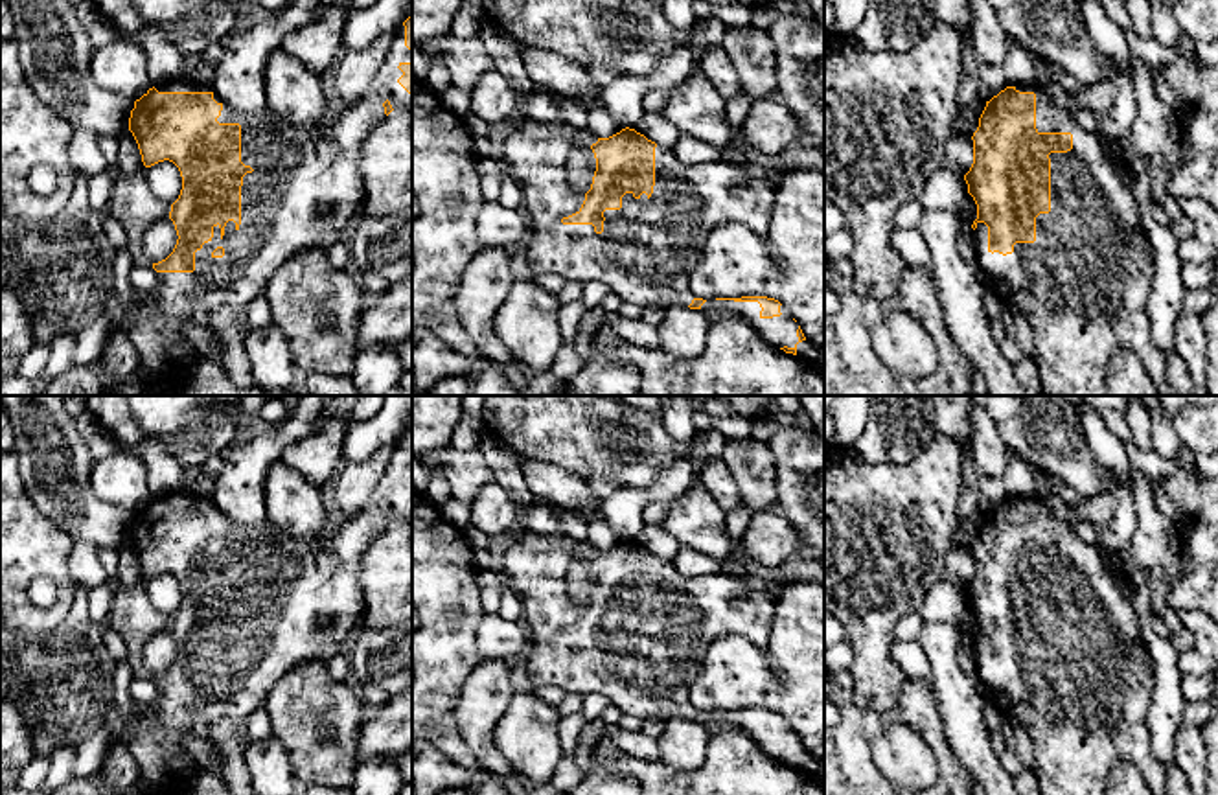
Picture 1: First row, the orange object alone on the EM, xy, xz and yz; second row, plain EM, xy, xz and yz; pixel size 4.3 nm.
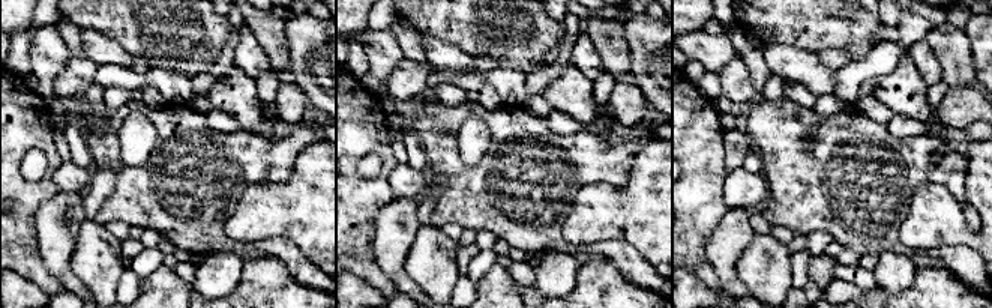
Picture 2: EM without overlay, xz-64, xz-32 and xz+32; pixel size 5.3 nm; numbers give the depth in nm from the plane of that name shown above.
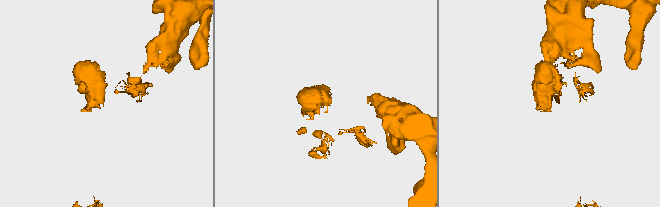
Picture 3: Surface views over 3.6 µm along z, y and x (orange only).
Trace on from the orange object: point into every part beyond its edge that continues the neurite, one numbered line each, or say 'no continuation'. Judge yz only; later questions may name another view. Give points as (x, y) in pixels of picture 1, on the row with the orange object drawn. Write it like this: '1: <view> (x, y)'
1: yz (1084, 282)

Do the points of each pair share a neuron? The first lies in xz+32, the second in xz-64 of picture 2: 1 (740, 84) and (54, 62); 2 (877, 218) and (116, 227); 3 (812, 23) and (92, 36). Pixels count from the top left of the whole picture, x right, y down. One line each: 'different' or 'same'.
1: different
2: different
3: different

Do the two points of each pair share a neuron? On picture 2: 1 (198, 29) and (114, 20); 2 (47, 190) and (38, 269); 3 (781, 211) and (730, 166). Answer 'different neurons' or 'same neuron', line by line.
1: same neuron
2: same neuron
3: different neurons

